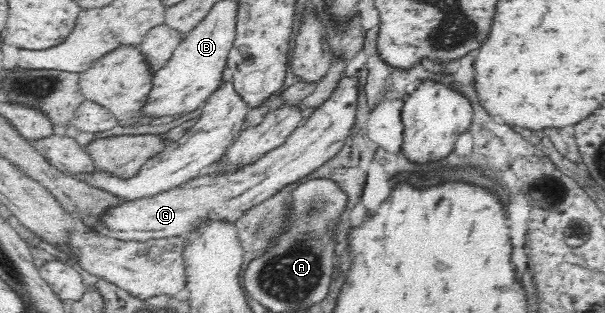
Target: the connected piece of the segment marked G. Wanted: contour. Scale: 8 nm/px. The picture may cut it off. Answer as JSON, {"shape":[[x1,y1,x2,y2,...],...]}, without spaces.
{"shape":[[346,77,338,82,337,88,332,92,323,104,319,104,315,111,309,116,304,125,297,127,293,134,290,134,285,142,271,152,259,157,251,164,245,164,235,170,222,170,216,173,209,173,204,176,191,178,189,182,183,182,179,186,165,190,155,196,149,196,137,200,119,202,109,206,100,217,102,232,108,233,111,238,119,241,149,241,152,239,163,239,177,236,186,236,200,222,206,219,225,220,231,223,236,222,249,208,257,206,259,202,267,200,273,194,277,194,281,188,288,184,297,182,300,178,311,174,322,164,331,160,337,152,343,148,349,132,355,123,355,109,357,102,357,77]]}

